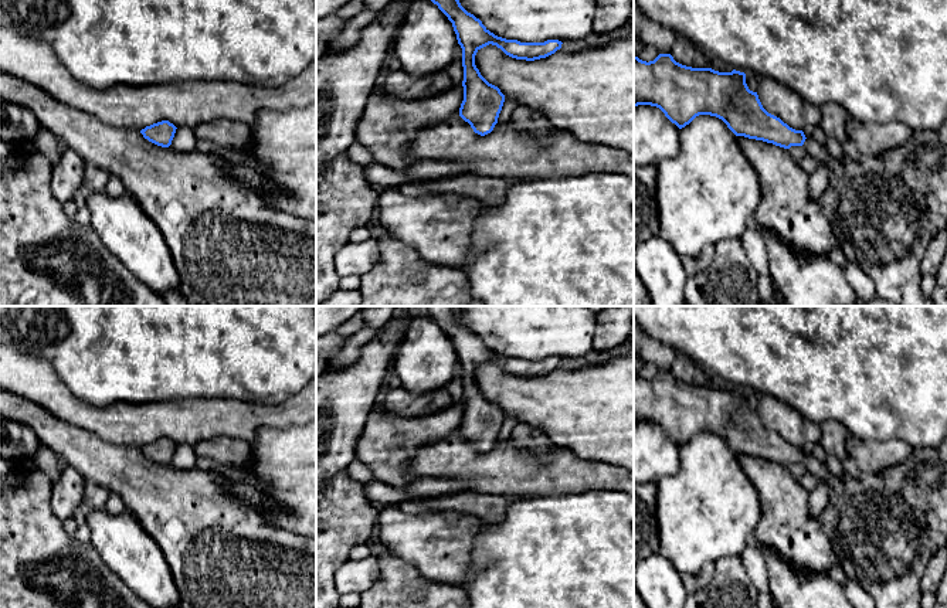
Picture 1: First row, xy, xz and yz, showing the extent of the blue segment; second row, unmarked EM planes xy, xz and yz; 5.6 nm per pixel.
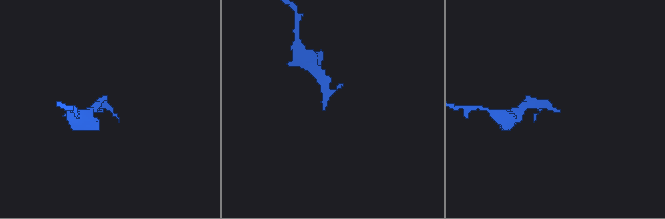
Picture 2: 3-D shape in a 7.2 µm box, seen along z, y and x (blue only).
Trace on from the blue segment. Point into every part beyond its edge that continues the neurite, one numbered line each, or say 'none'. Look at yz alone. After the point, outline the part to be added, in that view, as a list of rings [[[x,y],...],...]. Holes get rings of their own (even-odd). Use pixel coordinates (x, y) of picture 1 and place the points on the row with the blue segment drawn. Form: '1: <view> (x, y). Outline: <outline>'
1: yz (883, 210). Outline: [[[947,122],[940,129],[912,130],[902,146],[858,162],[832,159],[811,136],[802,147],[829,169],[819,208],[846,261],[872,279],[878,296],[896,306],[936,306],[921,292],[920,265],[931,240],[947,228]]]

